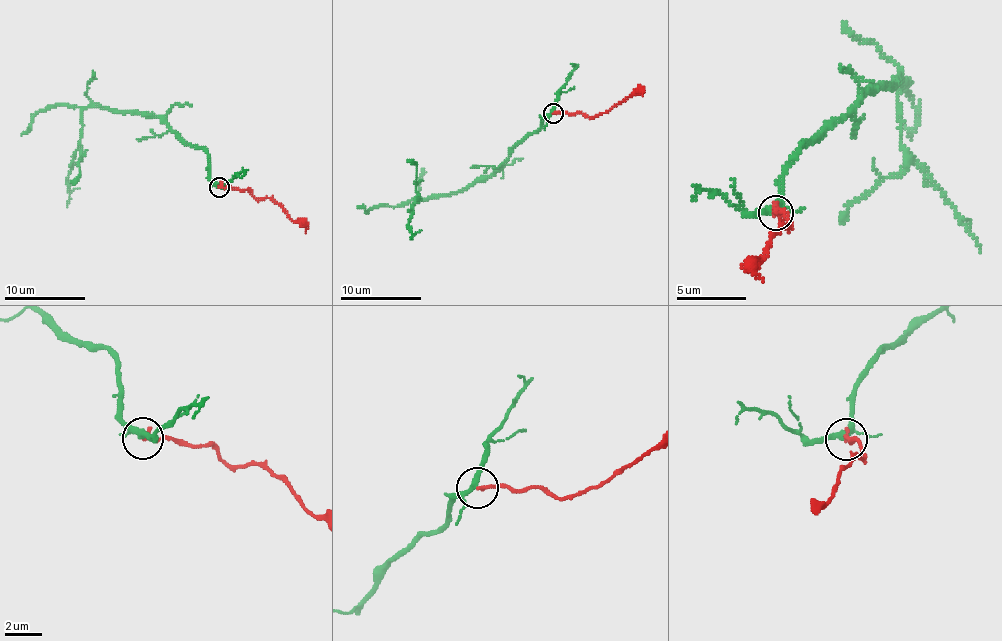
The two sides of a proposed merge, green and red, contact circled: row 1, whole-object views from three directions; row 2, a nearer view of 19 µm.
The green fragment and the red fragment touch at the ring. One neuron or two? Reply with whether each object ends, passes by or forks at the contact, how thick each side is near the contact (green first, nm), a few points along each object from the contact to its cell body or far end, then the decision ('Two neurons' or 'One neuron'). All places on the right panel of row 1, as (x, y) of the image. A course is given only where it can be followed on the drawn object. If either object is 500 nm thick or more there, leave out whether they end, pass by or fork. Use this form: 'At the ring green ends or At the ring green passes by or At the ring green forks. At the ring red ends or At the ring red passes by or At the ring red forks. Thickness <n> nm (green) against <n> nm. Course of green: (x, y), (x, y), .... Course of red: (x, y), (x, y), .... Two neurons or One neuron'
At the ring green forks. At the ring red ends. Thickness 240 nm (green) against 240 nm. Course of green: (773, 213), (783, 197), (790, 159), (870, 91), (892, 87), (898, 82), (900, 145), (945, 199), (980, 252). Course of red: (777, 213), (780, 213), (788, 226), (783, 224), (758, 262), (756, 271), (763, 282). Two neurons

